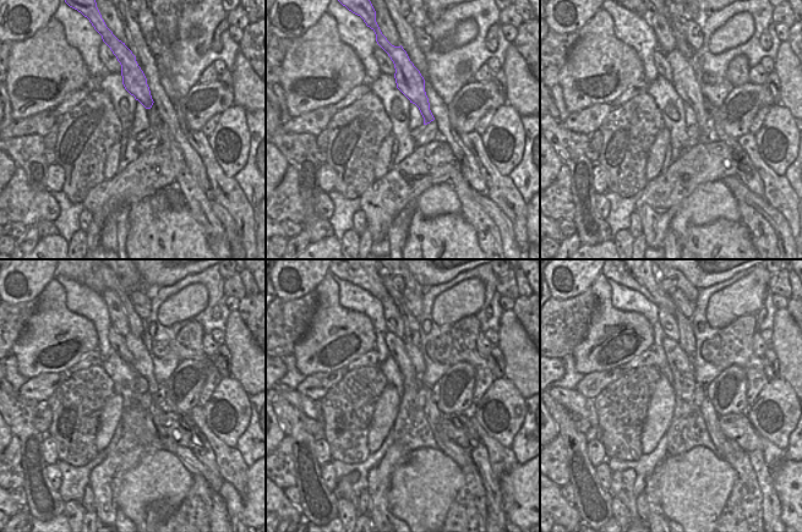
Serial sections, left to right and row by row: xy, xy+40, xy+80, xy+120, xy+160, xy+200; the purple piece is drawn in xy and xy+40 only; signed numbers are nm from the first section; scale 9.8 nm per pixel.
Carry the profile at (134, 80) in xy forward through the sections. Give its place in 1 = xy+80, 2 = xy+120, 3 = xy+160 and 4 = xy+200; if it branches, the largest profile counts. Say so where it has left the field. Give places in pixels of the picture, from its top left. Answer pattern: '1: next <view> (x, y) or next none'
1: next xy+80 (685, 83)
2: next xy+120 (142, 363)
3: next xy+160 (459, 455)
4: next xy+200 (710, 417)

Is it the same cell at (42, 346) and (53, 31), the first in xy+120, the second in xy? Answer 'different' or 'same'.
same

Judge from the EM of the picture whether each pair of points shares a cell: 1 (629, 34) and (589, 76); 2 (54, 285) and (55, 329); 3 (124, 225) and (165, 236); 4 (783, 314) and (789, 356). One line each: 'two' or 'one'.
1: two
2: one
3: two
4: one

